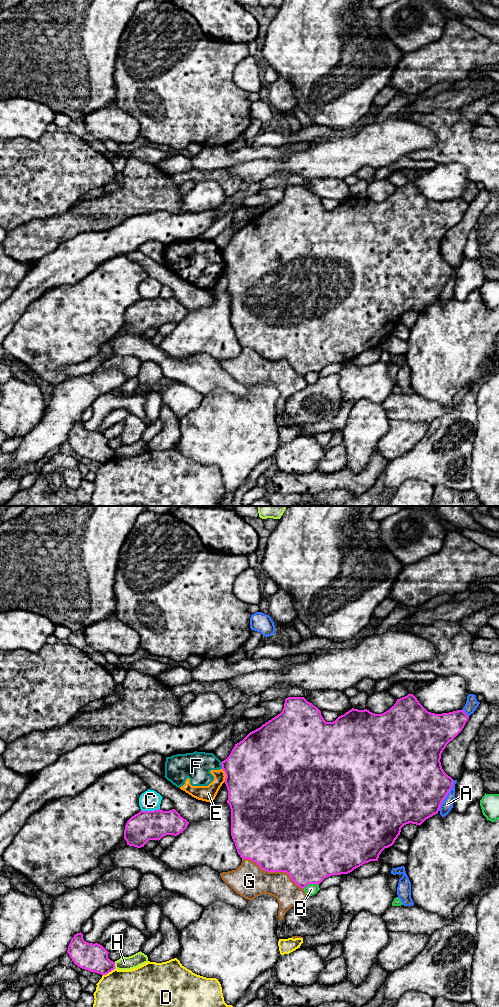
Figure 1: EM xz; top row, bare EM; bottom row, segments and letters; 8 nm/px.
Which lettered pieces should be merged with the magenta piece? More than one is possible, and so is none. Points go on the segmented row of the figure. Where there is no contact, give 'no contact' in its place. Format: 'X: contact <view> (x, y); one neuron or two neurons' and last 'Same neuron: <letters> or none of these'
A: contact xz (446, 795); two neurons
B: contact xz (310, 883); two neurons
C: contact xz (150, 811); two neurons
D: contact xz (108, 972); two neurons
E: contact xz (225, 774); two neurons
F: contact xz (221, 764); two neurons
G: contact xz (273, 871); two neurons
H: contact xz (114, 965); two neurons
Same neuron: none of these

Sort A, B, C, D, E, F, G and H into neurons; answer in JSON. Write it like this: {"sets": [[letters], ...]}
{"sets": [["A"], ["B"], ["C"], ["D"], ["E", "F"], ["G"], ["H"]]}

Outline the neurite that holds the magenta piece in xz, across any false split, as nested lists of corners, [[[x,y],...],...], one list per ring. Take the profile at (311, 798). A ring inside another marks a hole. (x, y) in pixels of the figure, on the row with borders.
[[[408,694],[397,699],[396,703],[382,714],[352,708],[335,721],[326,722],[321,711],[304,697],[286,698],[280,714],[235,744],[230,755],[221,762],[226,775],[227,803],[231,809],[231,836],[238,854],[242,859],[252,860],[264,871],[286,872],[302,889],[309,884],[319,885],[329,876],[348,874],[365,863],[378,861],[381,852],[394,844],[404,825],[412,823],[420,826],[426,819],[438,813],[453,786],[453,779],[442,769],[441,754],[447,744],[462,731],[468,719],[469,716],[463,710],[442,714],[428,712],[413,694]]]

